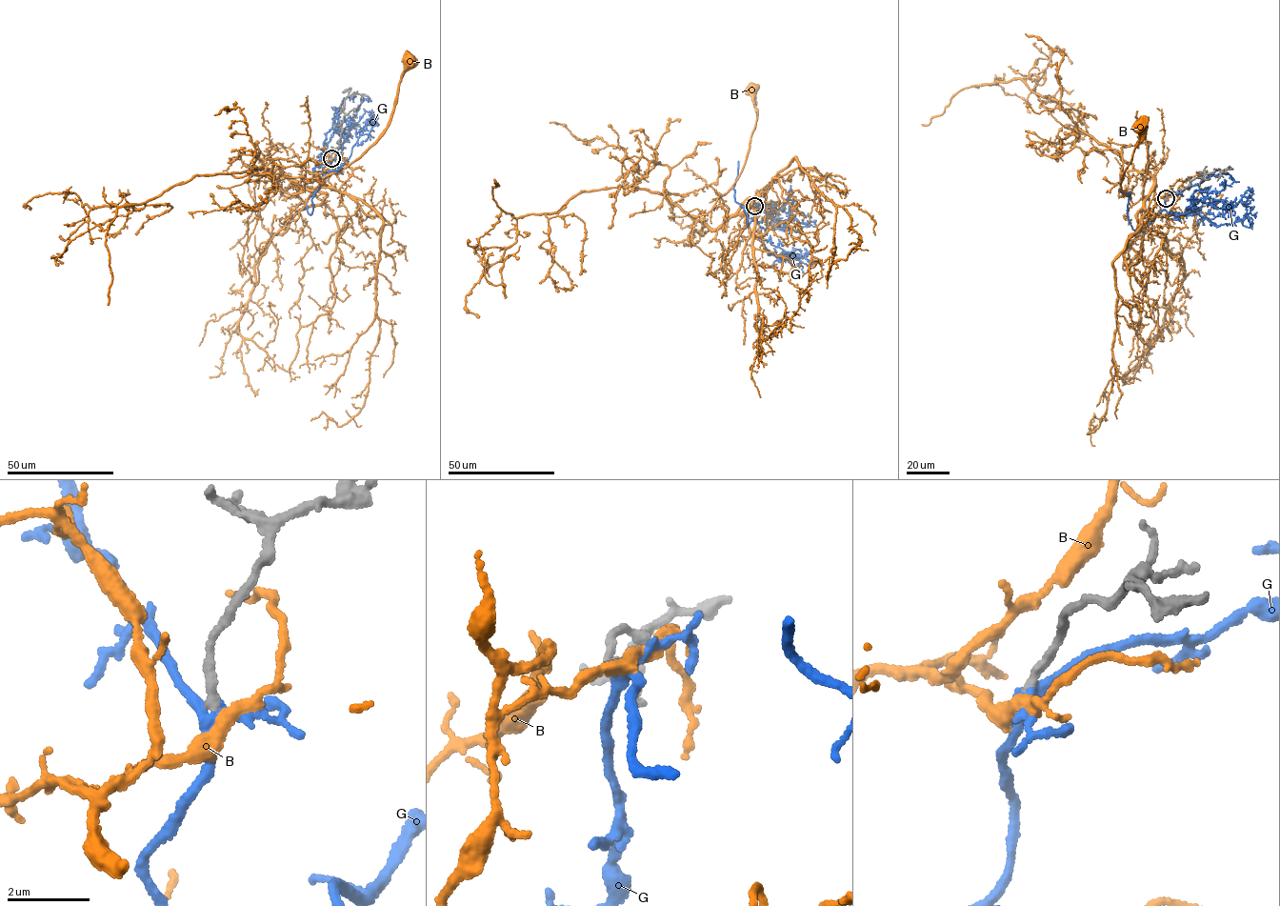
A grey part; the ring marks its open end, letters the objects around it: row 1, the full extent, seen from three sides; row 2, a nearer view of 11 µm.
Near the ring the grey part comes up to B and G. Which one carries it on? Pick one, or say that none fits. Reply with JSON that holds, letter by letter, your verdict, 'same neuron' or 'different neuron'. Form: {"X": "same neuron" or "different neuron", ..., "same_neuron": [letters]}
{"B": "different neuron", "G": "same neuron", "same_neuron": ["G"]}

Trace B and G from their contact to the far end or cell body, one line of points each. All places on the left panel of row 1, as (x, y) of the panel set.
B: (331, 158), (331, 186), (304, 188), (277, 168), (270, 180), (294, 194), (360, 157), (387, 127), (410, 61)
G: (331, 157), (329, 176), (320, 182), (312, 174), (314, 167), (342, 122), (333, 120), (332, 108)

